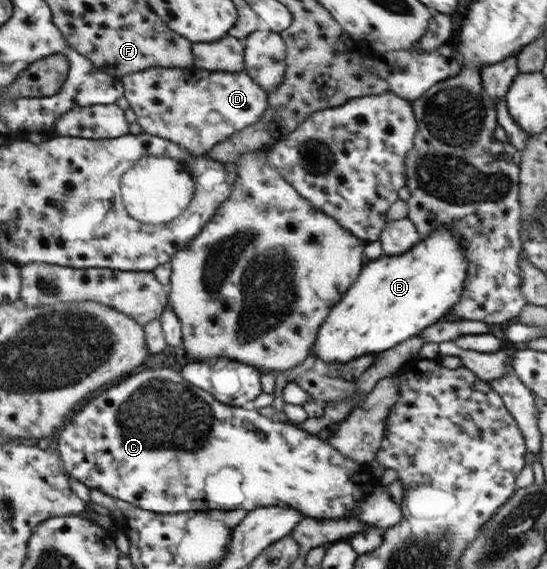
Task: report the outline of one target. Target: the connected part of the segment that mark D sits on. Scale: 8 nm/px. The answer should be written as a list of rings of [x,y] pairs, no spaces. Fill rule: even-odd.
[[[195,65],[186,68],[151,67],[139,73],[127,75],[123,81],[126,85],[126,97],[138,116],[137,121],[144,127],[144,131],[170,139],[197,157],[207,156],[220,141],[225,141],[235,132],[255,124],[268,108],[267,91],[245,71],[209,71]]]

